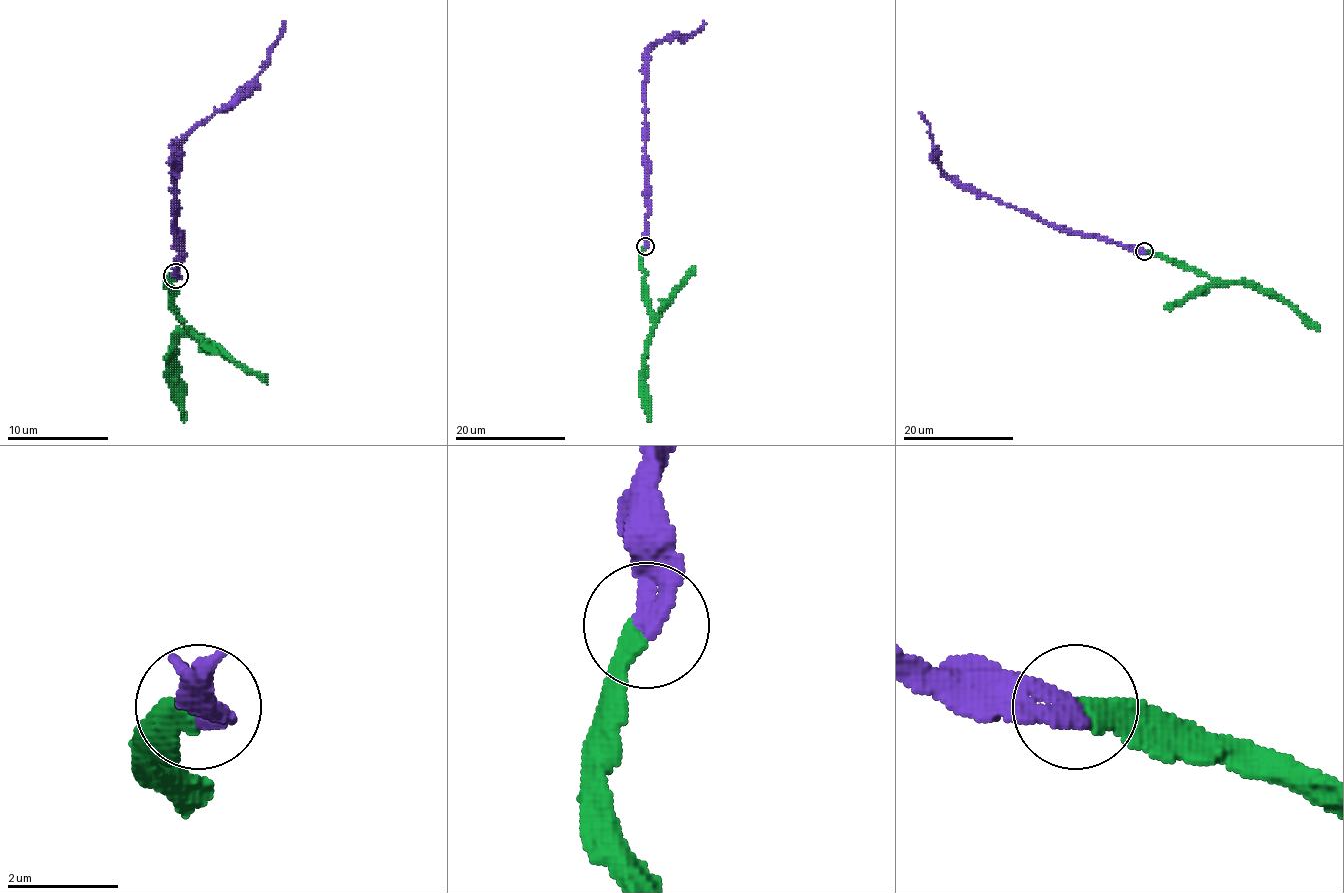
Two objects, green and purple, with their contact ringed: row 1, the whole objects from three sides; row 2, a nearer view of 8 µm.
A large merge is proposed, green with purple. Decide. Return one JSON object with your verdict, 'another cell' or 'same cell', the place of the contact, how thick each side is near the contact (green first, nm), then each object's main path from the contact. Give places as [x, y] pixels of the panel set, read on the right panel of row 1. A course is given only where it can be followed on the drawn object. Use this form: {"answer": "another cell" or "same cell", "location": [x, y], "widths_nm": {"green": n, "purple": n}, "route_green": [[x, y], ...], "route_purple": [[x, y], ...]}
{"answer": "same cell", "location": [1144, 251], "widths_nm": {"green": 340, "purple": 360}, "route_green": [[1144, 251], [1198, 269], [1220, 282], [1238, 282], [1271, 291], [1320, 330]], "route_purple": [[1144, 251], [1129, 250], [1100, 236], [1053, 228], [951, 179], [933, 157], [933, 139], [921, 112]]}

